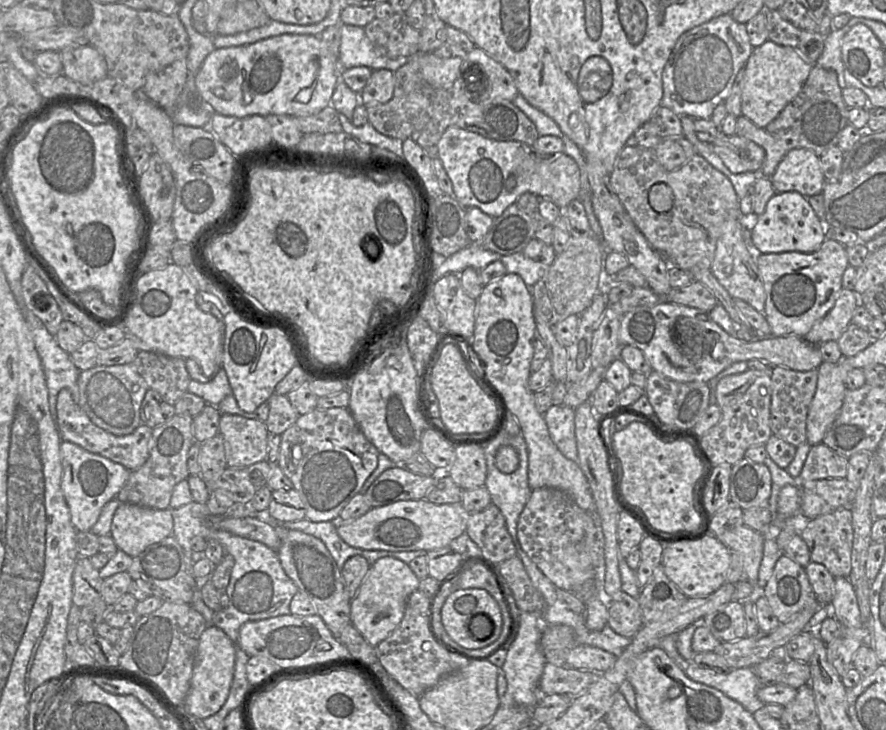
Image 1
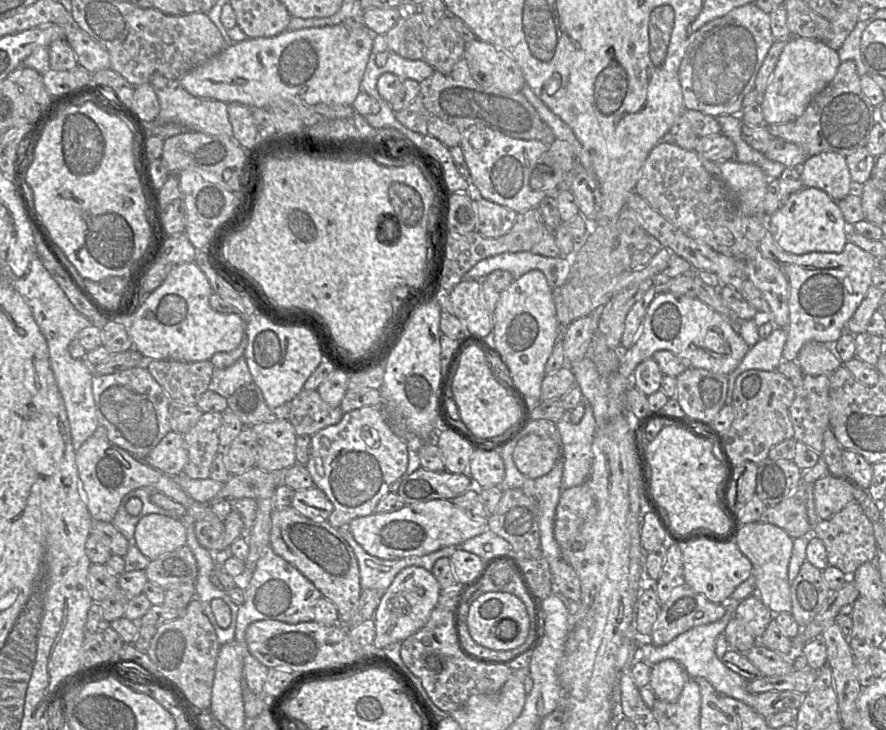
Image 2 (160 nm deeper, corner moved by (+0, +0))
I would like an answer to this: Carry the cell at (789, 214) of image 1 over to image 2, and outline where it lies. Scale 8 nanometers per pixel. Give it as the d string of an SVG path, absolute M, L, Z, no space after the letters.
M804 187L793 193L780 209L767 218L766 227L782 250L801 255L842 252L849 241L845 231L846 223L836 200L818 188Z

